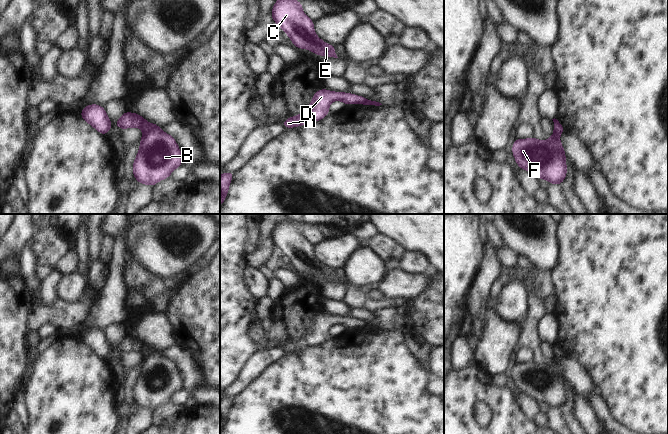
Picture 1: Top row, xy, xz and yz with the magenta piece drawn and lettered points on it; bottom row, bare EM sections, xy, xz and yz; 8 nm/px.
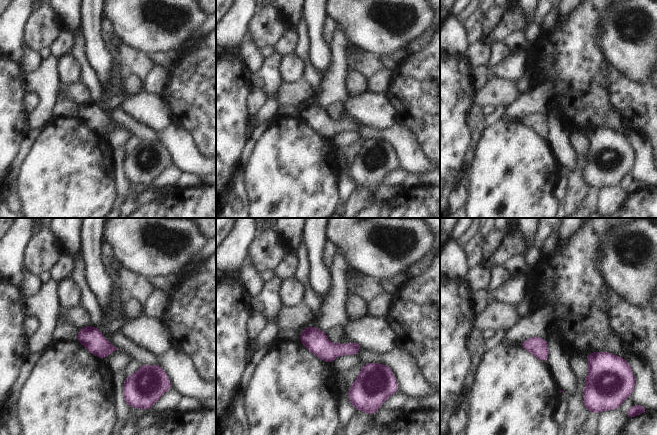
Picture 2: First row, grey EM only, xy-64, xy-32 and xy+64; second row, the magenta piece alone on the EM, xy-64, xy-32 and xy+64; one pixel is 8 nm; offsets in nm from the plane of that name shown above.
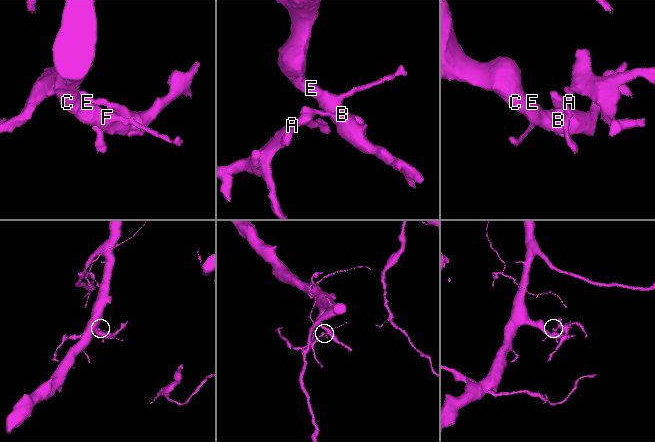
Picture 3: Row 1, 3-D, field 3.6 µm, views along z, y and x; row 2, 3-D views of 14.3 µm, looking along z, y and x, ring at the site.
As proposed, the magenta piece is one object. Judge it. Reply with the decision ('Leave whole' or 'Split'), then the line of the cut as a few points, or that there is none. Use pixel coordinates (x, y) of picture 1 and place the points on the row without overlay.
Split. Split along xy (144, 343), (139, 351)

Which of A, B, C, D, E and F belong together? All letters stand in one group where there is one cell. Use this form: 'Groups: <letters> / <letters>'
Groups: A D / B C E F

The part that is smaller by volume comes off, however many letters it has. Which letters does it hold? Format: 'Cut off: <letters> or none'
Cut off: A, D

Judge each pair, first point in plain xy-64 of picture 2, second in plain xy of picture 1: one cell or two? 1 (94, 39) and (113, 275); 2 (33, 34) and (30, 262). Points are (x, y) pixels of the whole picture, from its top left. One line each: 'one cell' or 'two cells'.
1: two cells
2: two cells

